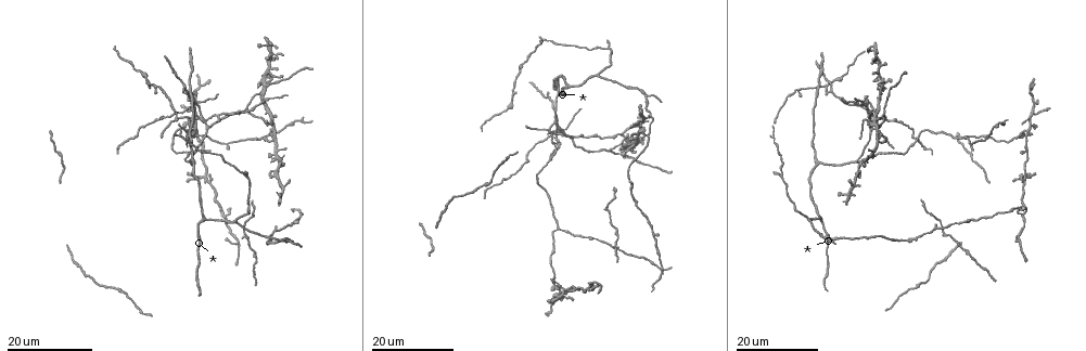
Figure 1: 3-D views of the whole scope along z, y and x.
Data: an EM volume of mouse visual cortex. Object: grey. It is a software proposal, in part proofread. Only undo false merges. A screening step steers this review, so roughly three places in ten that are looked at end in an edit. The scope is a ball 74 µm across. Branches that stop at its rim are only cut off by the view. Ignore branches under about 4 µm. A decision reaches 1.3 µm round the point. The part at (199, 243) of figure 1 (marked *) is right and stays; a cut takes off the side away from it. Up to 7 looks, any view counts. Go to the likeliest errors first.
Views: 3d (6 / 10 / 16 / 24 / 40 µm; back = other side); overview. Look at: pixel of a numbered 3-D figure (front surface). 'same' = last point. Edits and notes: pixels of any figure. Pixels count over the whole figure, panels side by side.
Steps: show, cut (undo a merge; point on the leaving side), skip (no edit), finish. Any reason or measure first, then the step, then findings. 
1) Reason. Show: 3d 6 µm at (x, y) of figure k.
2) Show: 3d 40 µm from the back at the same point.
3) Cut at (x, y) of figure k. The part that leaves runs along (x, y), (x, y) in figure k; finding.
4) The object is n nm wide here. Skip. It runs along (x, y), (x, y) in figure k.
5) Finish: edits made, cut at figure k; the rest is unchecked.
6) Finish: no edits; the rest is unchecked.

Small branch off a trunk. Show: 3d 24 µm at (878, 77) of figure 1.

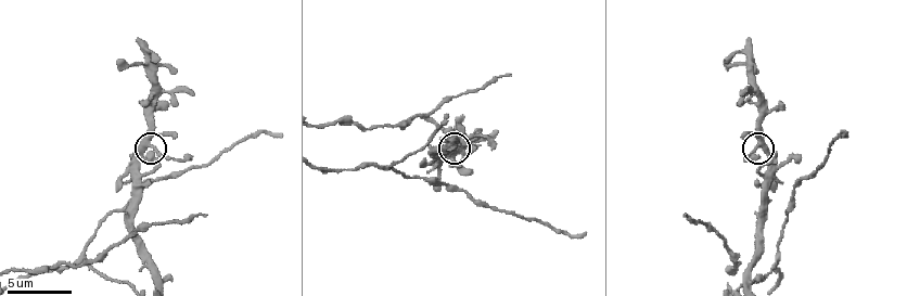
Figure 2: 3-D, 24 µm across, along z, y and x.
Closer look. Show: 3d 6 µm at (758, 146) of figure 2.

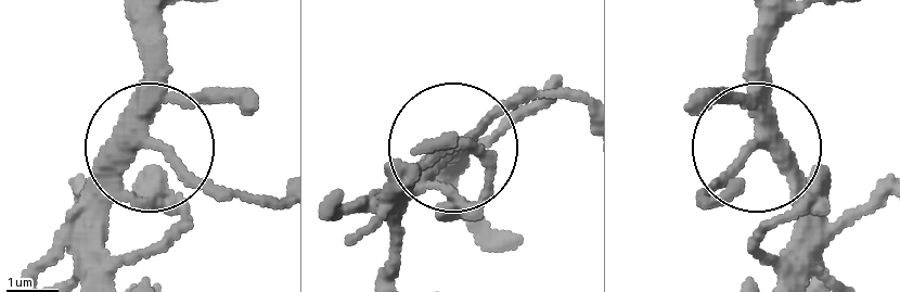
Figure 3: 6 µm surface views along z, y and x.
Show: 3d 6 µm from the back at (156, 138) of figure 3.

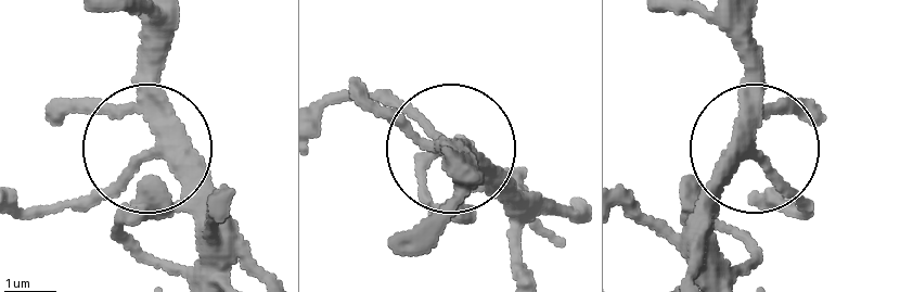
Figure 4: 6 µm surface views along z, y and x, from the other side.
4 arms meet here. Skip. All the same neuron.

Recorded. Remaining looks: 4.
Side arm on a straight run. Show: 3d 16 µm at (206, 120) of figure 1.

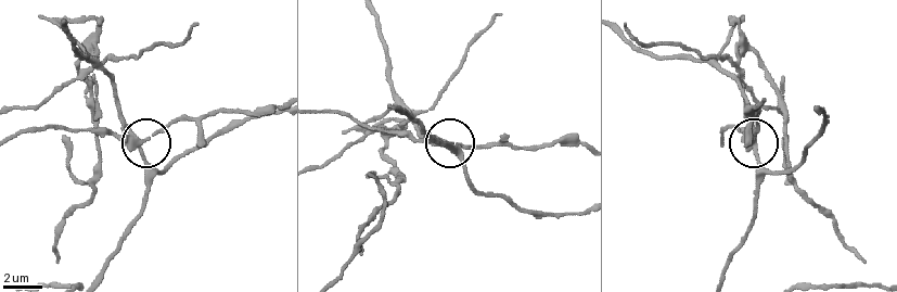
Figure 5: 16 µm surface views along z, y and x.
Zoom in. Show: 3d 10 µm at (137, 139) of figure 5.

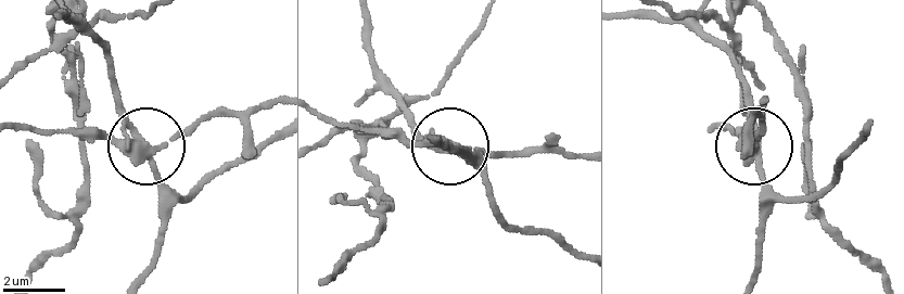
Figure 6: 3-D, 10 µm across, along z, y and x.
3 arms meet here. Cut at (92, 131) of figure 6. The part that leaves runs along (140, 149), (215, 117), (278, 104) in figure 6; a second neuron is stuck on.

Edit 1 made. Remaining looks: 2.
Finish: edits made, cut at figure 6; the rest is unchecked.

